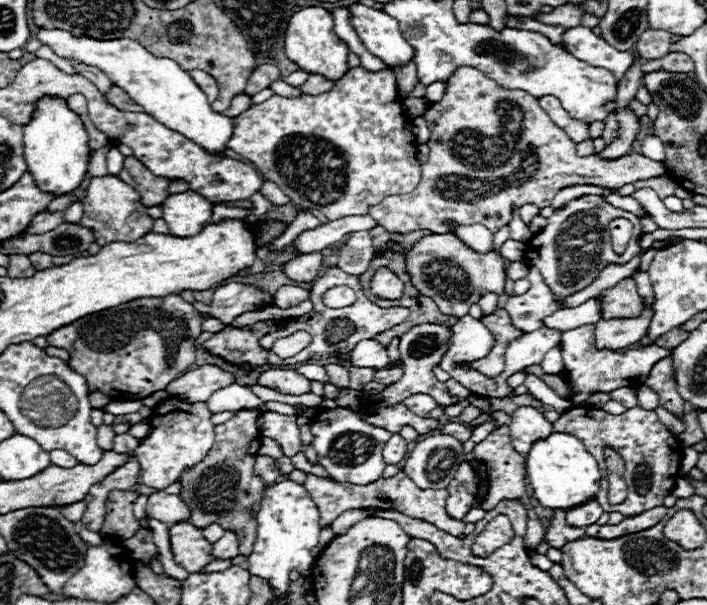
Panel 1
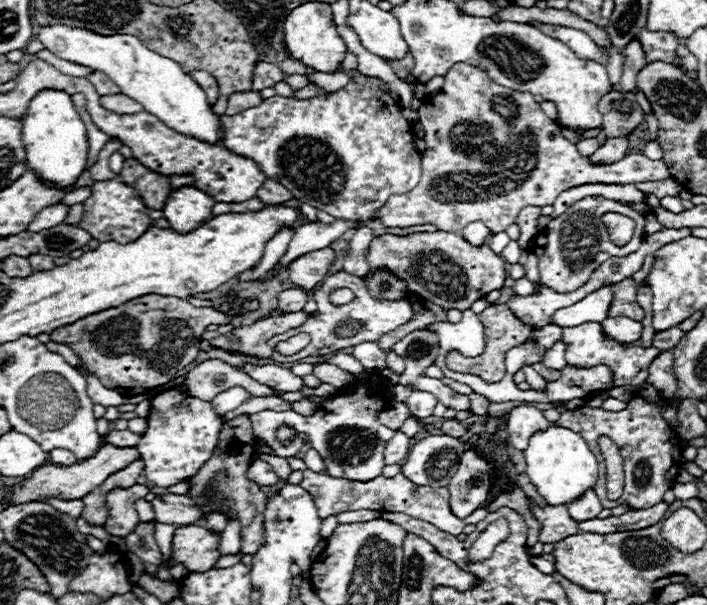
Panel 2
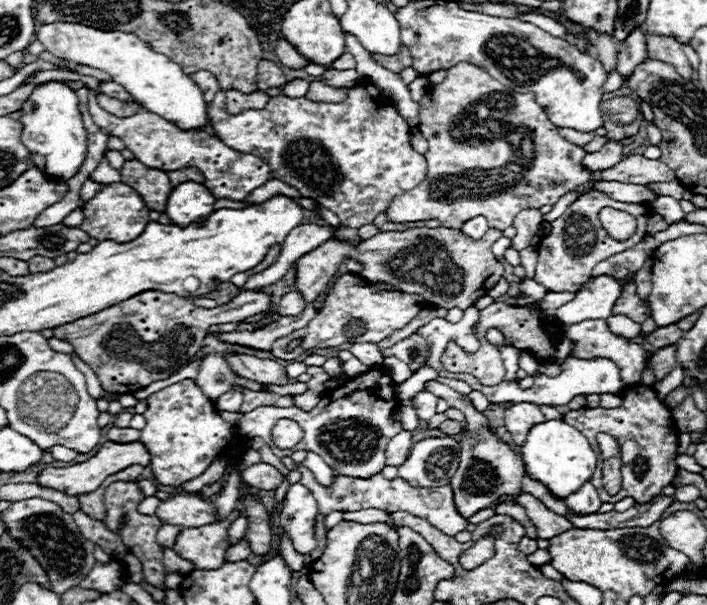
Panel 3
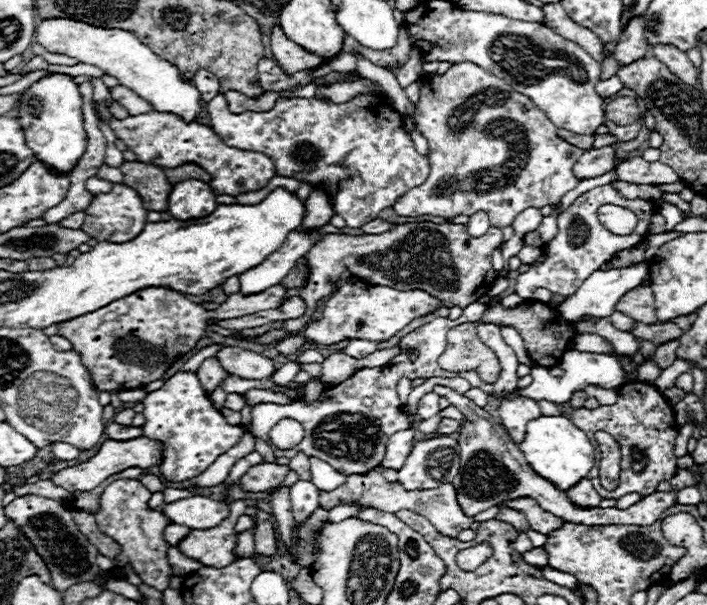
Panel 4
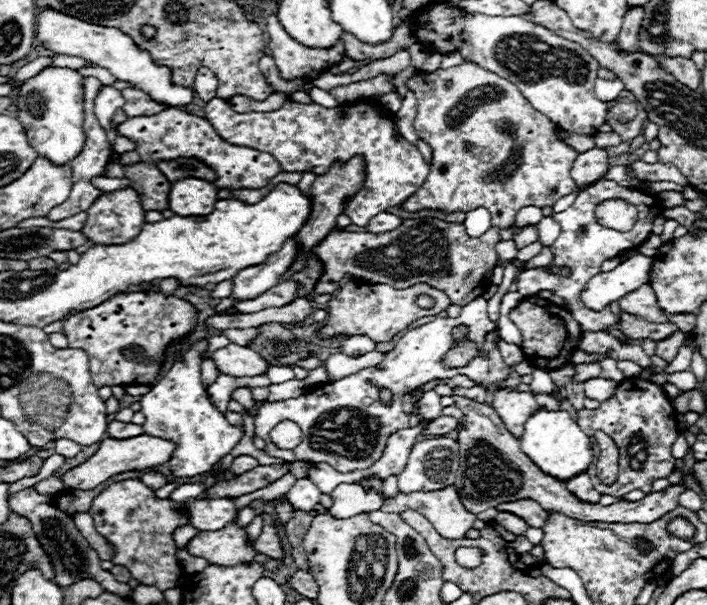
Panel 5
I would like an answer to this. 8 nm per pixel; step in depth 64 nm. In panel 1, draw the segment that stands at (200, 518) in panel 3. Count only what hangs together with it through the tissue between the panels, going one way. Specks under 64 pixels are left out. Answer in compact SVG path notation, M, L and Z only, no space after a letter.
M154 492L154 494L148 496L146 514L148 514L148 518L160 520L164 524L174 524L174 522L180 522L180 520L188 518L188 508L180 500L180 496Z

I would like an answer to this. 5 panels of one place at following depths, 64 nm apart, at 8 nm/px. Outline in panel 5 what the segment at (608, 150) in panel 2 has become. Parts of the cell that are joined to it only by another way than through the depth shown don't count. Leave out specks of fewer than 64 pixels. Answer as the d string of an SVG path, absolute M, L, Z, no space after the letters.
M592 148L582 152L576 162L572 164L570 176L576 180L576 184L588 184L598 180L608 172L608 152L604 148Z

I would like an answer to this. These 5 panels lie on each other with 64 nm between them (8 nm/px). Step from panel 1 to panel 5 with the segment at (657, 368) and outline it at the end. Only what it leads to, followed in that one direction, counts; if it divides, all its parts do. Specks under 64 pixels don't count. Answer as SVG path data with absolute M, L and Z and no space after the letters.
M676 332L676 334L672 334L670 338L660 340L658 346L656 346L656 356L660 356L660 358L666 360L666 362L672 362L674 356L678 354L678 348L680 348L682 342L684 342L684 336L686 336L684 332Z

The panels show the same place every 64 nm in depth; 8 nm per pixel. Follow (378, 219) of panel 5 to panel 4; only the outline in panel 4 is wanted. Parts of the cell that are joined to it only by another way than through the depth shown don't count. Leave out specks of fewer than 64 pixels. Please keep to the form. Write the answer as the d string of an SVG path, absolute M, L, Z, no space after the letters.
M372 220L372 222L368 222L368 224L364 224L362 226L362 232L364 234L380 234L380 232L384 232L384 230L390 230L392 226L388 224L388 222L384 222L384 220Z

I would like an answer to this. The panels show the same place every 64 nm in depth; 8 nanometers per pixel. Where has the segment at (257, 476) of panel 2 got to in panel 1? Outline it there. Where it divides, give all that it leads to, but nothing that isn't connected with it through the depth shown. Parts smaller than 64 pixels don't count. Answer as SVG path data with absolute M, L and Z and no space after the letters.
M258 456L256 458L256 474L262 476L264 484L276 484L276 482L280 482L284 478L272 456Z

